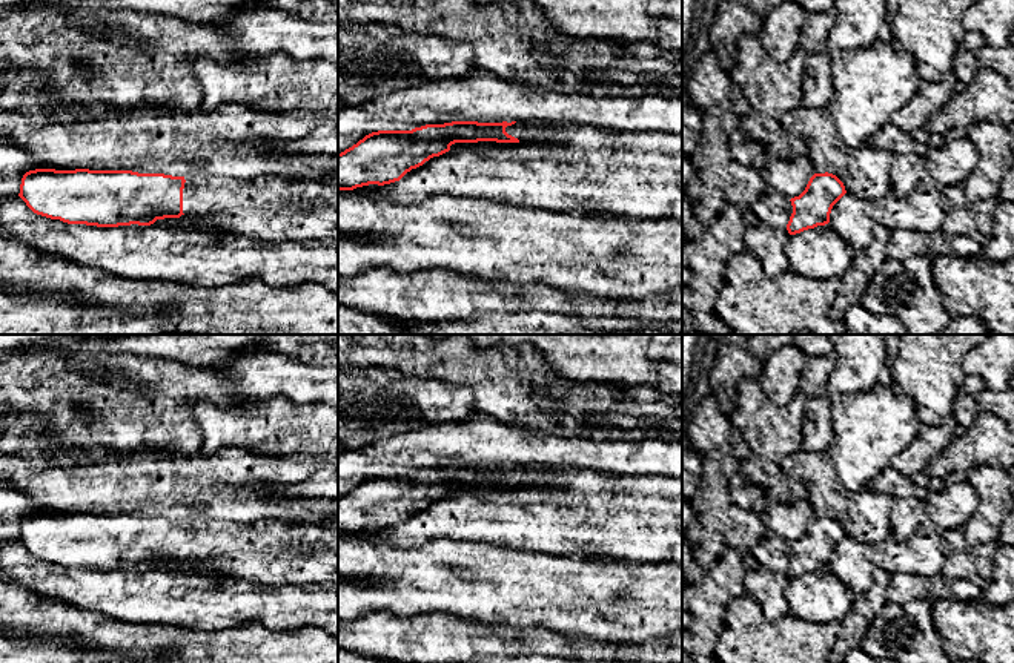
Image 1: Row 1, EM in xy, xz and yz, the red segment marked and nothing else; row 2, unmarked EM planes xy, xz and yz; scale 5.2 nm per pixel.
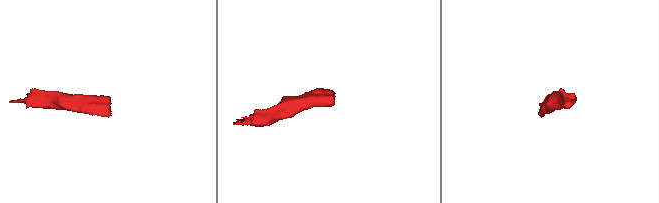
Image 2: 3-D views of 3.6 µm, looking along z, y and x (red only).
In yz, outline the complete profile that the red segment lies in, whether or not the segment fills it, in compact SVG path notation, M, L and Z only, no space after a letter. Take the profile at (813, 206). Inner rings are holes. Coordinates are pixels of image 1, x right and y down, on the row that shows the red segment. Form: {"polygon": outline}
{"polygon": "M814 173L805 190L791 198L793 213L787 224L790 235L830 223L833 206L847 193L843 183L833 173Z"}

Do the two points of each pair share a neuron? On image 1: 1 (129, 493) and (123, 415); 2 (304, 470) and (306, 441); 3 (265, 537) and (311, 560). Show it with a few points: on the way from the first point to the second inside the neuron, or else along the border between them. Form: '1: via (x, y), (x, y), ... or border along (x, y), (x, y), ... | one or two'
1: border along (145, 450), (120, 453) | two
2: border along (269, 455), (303, 456), (321, 461) | two
3: via (275, 545), (292, 557), (300, 557) | one

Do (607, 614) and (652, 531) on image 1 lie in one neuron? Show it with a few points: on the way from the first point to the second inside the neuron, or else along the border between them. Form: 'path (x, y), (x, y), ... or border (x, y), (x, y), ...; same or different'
border (618, 560), (666, 562); different

